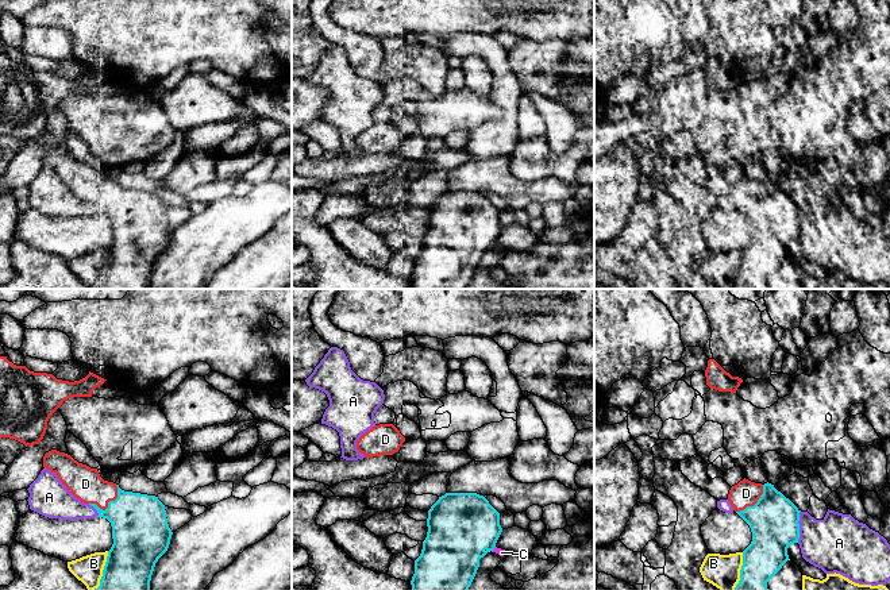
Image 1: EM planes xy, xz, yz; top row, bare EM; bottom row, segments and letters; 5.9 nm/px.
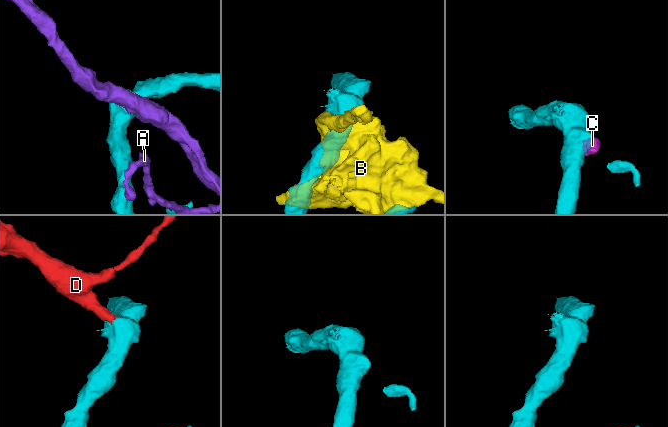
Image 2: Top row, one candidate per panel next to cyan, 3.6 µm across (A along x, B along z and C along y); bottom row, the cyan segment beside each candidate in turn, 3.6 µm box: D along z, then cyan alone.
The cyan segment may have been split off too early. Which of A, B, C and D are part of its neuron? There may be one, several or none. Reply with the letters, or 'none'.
D

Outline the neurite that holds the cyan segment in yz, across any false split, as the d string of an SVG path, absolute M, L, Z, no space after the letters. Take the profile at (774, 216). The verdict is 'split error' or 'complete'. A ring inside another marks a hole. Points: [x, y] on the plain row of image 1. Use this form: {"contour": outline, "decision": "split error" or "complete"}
{"contour": "M745 176L731 185L728 198L752 230L735 289L768 289L767 279L789 258L787 246L798 240L801 208L774 182Z", "decision": "split error"}

